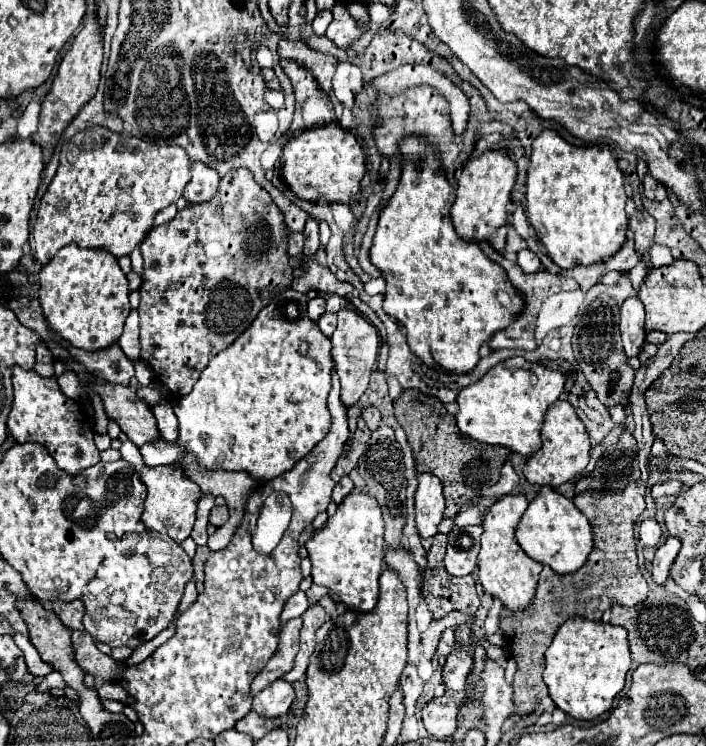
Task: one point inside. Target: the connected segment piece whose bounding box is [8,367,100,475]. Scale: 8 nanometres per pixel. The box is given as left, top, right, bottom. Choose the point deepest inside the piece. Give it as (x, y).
(38, 414)

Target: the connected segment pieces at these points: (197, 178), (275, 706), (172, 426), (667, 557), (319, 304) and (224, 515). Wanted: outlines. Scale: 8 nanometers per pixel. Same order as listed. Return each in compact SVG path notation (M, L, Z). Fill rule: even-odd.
M194 163L192 179L184 189L184 197L190 203L206 203L216 197L218 183L220 183L220 175L212 167L206 167L204 163Z
M276 679L254 697L252 711L262 717L282 717L294 701L294 687L284 679Z
M158 403L156 407L152 407L152 413L154 413L156 425L158 425L160 437L168 443L174 443L178 439L178 421L176 421L176 415L172 411L172 405Z
M668 537L666 543L662 543L656 549L656 557L652 561L652 577L656 583L662 585L670 577L670 567L674 563L678 551L680 551L680 541L676 537Z
M318 295L316 299L312 299L308 303L308 315L310 315L312 321L318 321L324 315L324 311L326 311L326 301L324 301L322 295Z
M214 505L210 511L210 523L214 527L220 527L228 521L228 507L226 505Z

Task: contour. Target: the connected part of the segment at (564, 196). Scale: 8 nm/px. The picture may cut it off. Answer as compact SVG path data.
M542 131L534 143L532 143L532 153L530 153L530 165L528 165L528 177L526 177L526 215L528 215L528 221L530 225L534 227L536 231L536 237L538 241L542 241L542 245L546 247L550 259L560 265L562 269L570 269L574 265L590 265L590 263L598 263L598 261L604 261L608 257L612 257L626 241L626 227L628 227L628 215L624 211L626 207L626 191L624 191L624 185L622 185L622 171L618 169L618 163L616 159L612 157L612 151L608 149L608 145L592 145L592 147L576 147L576 145L570 145L568 141L564 141L556 131Z

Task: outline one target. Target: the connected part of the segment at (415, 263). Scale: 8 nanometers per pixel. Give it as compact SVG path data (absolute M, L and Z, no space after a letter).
M404 137L396 153L402 173L400 183L380 211L378 229L370 247L370 261L382 271L386 279L384 311L406 329L406 339L414 355L418 355L426 365L434 361L452 373L468 373L476 367L480 359L480 345L486 343L496 331L508 327L522 311L522 295L514 291L504 269L490 261L478 243L464 241L454 231L450 221L450 207L454 201L454 187L442 173L440 151L418 137Z

